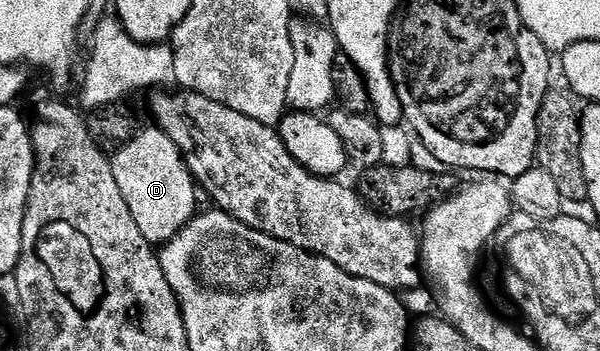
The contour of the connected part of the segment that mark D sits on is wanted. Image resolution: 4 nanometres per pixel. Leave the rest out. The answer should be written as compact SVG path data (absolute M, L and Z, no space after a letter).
M160 129L138 133L112 155L111 171L118 185L127 218L149 242L164 244L172 240L189 223L198 209L193 195L195 183L187 176L185 161L177 146Z

